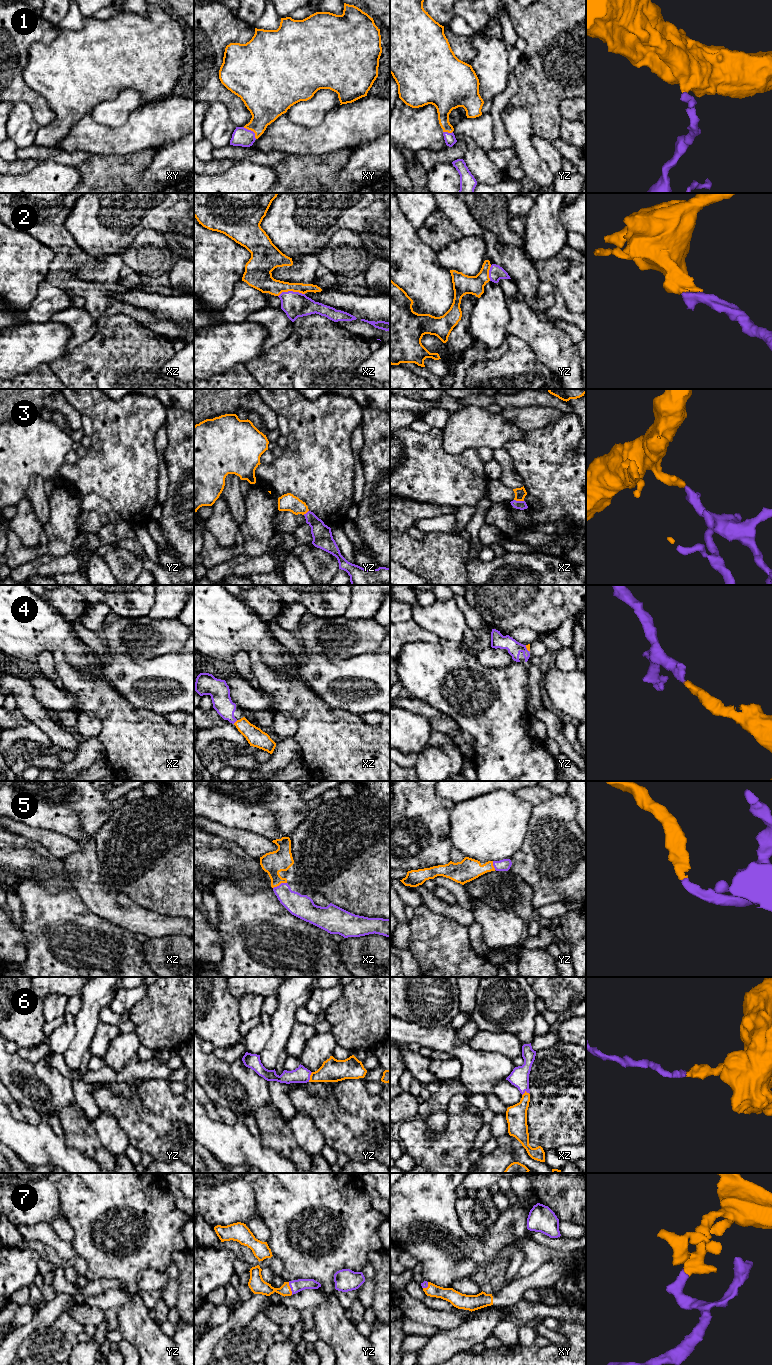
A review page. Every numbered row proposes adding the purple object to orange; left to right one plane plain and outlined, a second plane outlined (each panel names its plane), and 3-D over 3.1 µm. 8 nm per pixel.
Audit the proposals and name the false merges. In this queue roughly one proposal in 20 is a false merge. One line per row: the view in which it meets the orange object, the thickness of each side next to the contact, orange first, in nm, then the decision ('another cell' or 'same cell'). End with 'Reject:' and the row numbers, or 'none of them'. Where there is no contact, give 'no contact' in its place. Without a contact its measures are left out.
1: xy | 300/150 nm | same cell
2: xz | 170/200 nm | same cell
3: xz | 90/70 nm | same cell
4: xz | 150/160 nm | same cell
5: xz | 180/190 nm | same cell
6: yz | 190/130 nm | same cell
7: yz | 120/100 nm | same cell
Reject: none of them

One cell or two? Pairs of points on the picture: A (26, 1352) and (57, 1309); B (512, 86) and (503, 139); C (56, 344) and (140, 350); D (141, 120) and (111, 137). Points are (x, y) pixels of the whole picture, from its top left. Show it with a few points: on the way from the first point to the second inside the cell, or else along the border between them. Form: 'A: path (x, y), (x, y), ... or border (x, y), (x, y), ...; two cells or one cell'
A: border (65, 1311), (48, 1325), (37, 1327), (26, 1338); two cells
B: path (502, 99), (497, 106), (499, 126); one cell
C: border (66, 355), (49, 365); two cells
D: path (134, 127), (124, 137), (118, 137); one cell

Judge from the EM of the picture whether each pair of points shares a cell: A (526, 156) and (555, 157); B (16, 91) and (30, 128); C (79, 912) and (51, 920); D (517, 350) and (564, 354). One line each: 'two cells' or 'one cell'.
A: two cells
B: two cells
C: one cell
D: two cells

